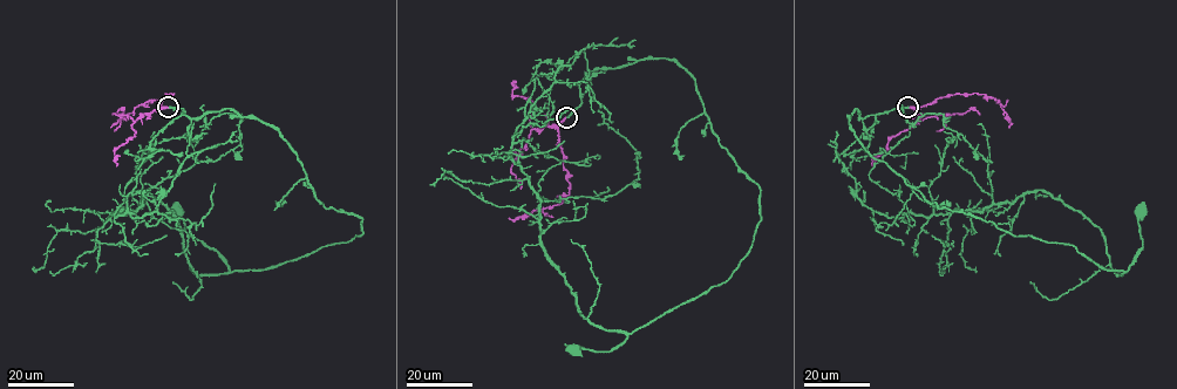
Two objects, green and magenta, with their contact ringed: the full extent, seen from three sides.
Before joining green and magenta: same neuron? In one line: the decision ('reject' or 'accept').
reject

